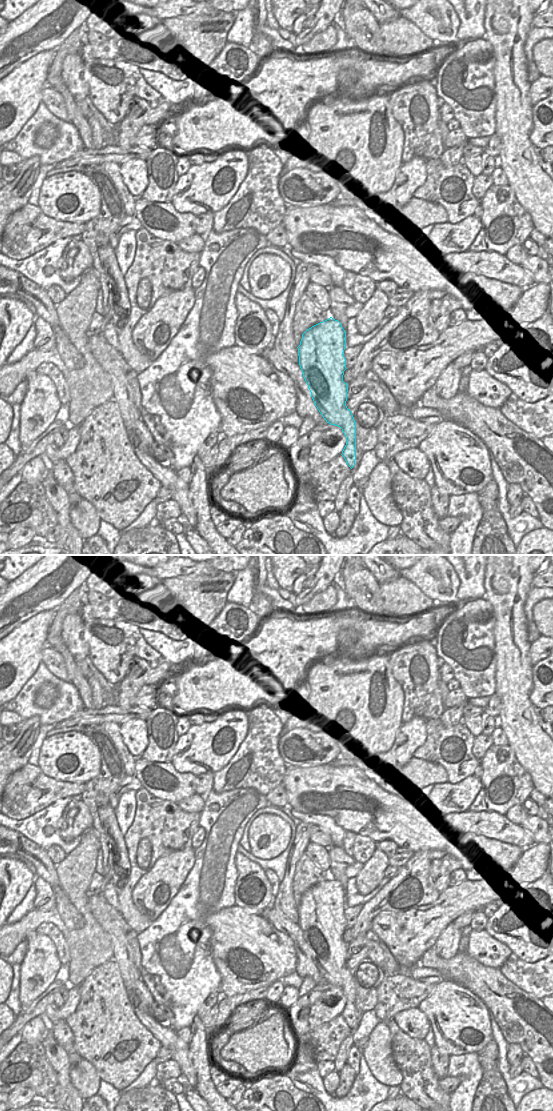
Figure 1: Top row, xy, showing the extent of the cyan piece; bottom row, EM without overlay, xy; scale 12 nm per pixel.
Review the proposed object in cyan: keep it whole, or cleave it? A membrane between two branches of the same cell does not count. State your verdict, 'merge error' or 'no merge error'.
no merge error

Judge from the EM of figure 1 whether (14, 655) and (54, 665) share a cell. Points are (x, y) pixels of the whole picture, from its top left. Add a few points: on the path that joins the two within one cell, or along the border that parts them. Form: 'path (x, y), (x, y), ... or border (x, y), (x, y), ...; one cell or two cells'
border (46, 643), (42, 650), (41, 660); two cells

